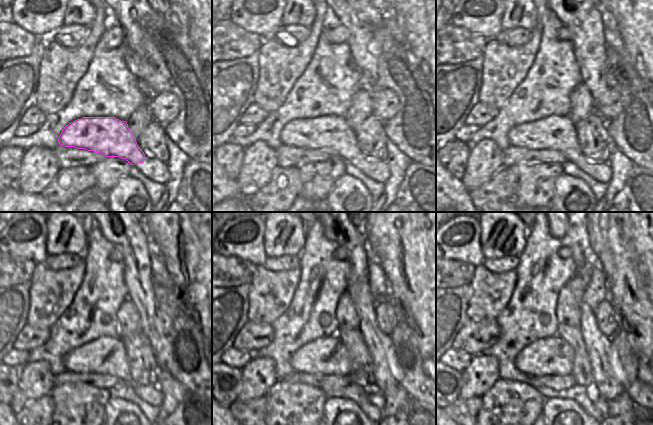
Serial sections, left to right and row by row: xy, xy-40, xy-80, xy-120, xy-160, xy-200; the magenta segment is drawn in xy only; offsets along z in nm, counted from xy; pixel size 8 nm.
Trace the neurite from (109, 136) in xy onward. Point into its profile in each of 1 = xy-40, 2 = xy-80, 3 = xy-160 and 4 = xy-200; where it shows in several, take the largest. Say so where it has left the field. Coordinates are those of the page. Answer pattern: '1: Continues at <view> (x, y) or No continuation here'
1: Continues at xy-40 (329, 133)
2: Continues at xy-80 (554, 132)
3: Continues at xy-160 (327, 355)
4: Continues at xy-200 (551, 356)

